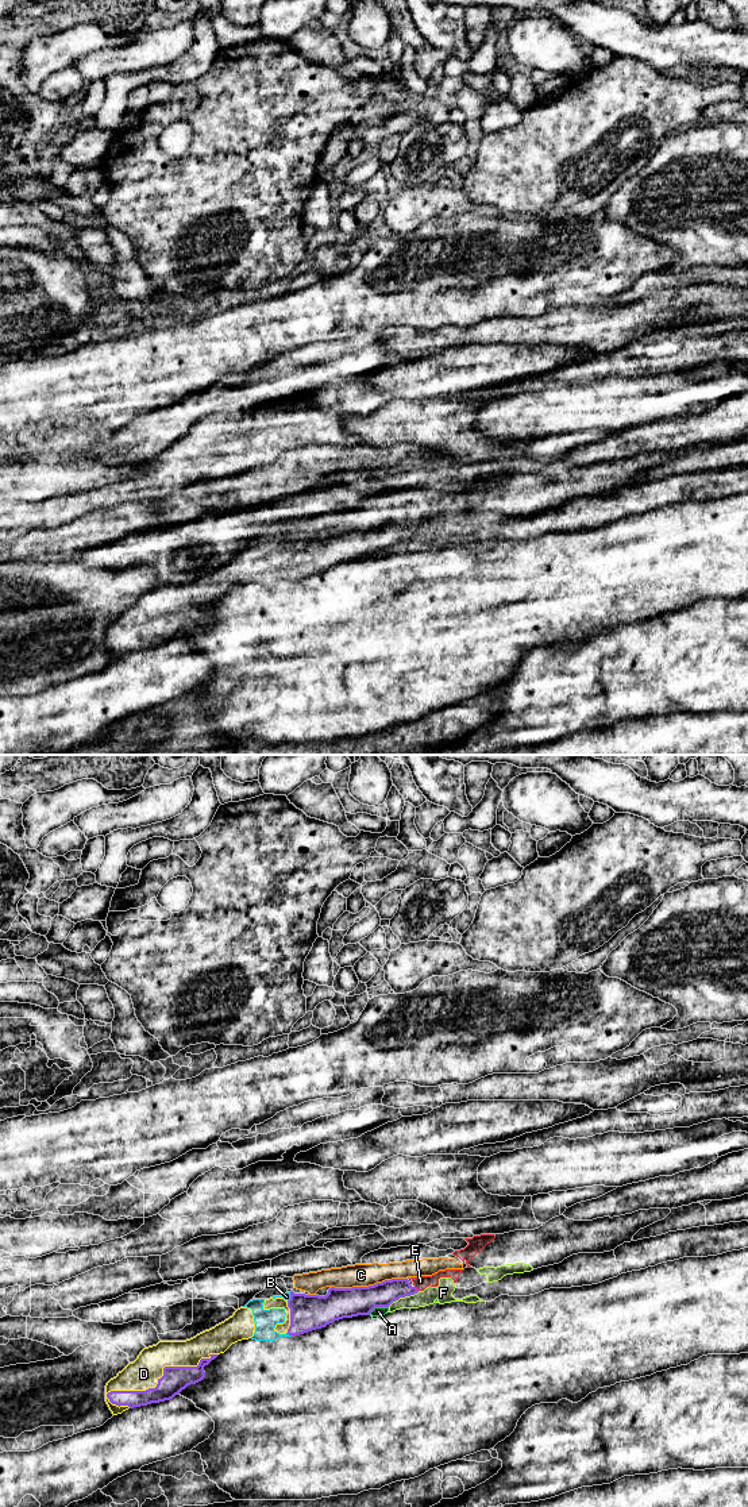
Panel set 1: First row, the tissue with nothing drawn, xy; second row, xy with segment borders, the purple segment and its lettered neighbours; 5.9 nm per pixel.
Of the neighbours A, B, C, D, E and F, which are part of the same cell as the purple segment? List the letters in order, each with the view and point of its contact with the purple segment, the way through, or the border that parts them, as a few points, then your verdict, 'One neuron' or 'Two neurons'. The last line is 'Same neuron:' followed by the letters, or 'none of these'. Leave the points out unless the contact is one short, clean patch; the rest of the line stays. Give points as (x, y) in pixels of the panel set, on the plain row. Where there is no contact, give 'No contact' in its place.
A: Touches purple at xy (378, 550). Two neurons
B: Touches purple at xy (289, 578). Boundary: xy (286, 577), (292, 579). Two neurons
C: Touches purple at xy (369, 530). Two neurons
D: Touches purple at xy (164, 619). One neuron
E: Touches purple at xy (416, 532). Boundary: xy (415, 530), (419, 534). Two neurons
F: Touches purple at xy (403, 540). Two neurons
Same neuron: D

